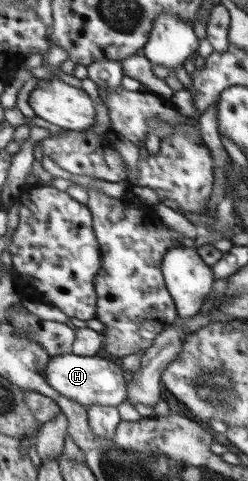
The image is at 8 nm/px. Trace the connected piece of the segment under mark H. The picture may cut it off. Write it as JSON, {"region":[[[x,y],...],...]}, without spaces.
{"region":[[[63,354],[53,356],[47,366],[47,379],[66,398],[87,408],[94,405],[120,406],[129,397],[129,382],[124,378],[124,367],[94,355]]]}

